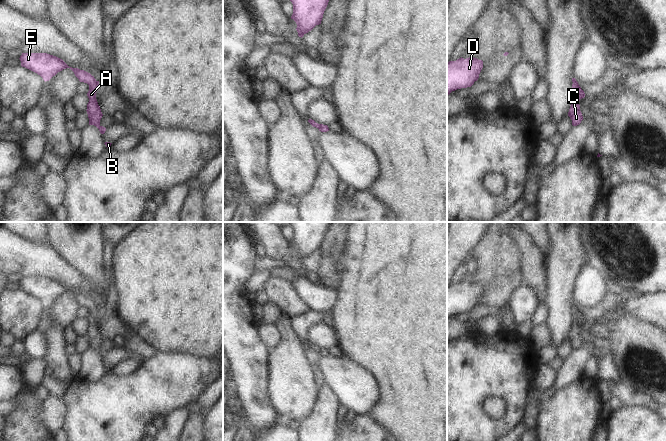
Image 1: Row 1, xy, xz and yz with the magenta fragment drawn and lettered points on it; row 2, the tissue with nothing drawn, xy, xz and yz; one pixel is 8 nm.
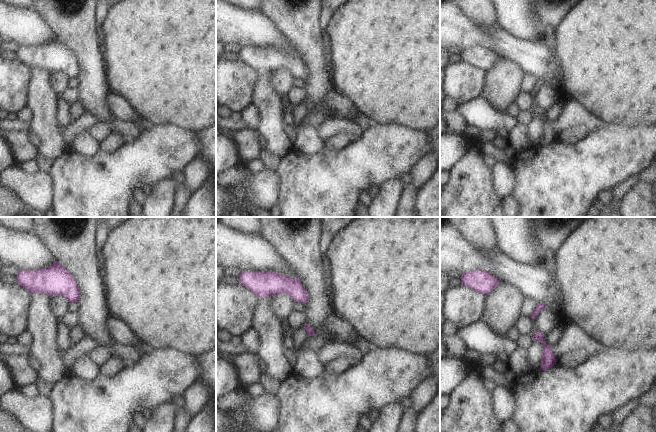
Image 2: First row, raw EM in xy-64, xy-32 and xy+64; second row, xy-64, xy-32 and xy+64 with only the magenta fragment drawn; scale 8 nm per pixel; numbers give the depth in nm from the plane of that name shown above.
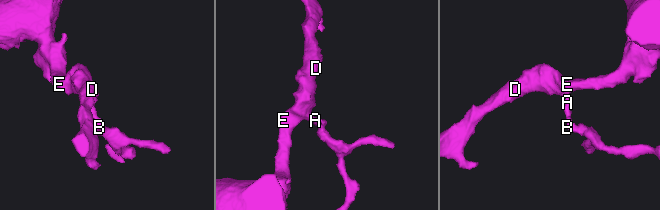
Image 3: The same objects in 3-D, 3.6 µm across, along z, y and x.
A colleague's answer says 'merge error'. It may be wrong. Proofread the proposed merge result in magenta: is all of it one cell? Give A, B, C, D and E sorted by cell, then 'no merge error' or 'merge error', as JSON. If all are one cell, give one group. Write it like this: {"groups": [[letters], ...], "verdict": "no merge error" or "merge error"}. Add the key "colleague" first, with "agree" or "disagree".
{"colleague": "disagree", "groups": [["A", "B", "C", "D", "E"]], "verdict": "no merge error"}

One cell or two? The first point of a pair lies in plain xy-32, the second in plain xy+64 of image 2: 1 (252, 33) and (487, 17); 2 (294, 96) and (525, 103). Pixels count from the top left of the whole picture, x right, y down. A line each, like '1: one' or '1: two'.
1: two
2: one

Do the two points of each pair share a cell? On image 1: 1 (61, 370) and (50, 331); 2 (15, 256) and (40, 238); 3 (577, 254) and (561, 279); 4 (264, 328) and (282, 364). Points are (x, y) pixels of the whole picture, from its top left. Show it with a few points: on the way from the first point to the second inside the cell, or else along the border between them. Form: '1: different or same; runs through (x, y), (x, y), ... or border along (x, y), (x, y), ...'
1: same; runs through (57, 360), (55, 358), (55, 341)
2: different; border along (13, 232), (33, 242), (48, 245)
3: same; runs through (571, 260), (562, 269), (561, 273)
4: different; border along (275, 324), (280, 334), (280, 340), (269, 350)

